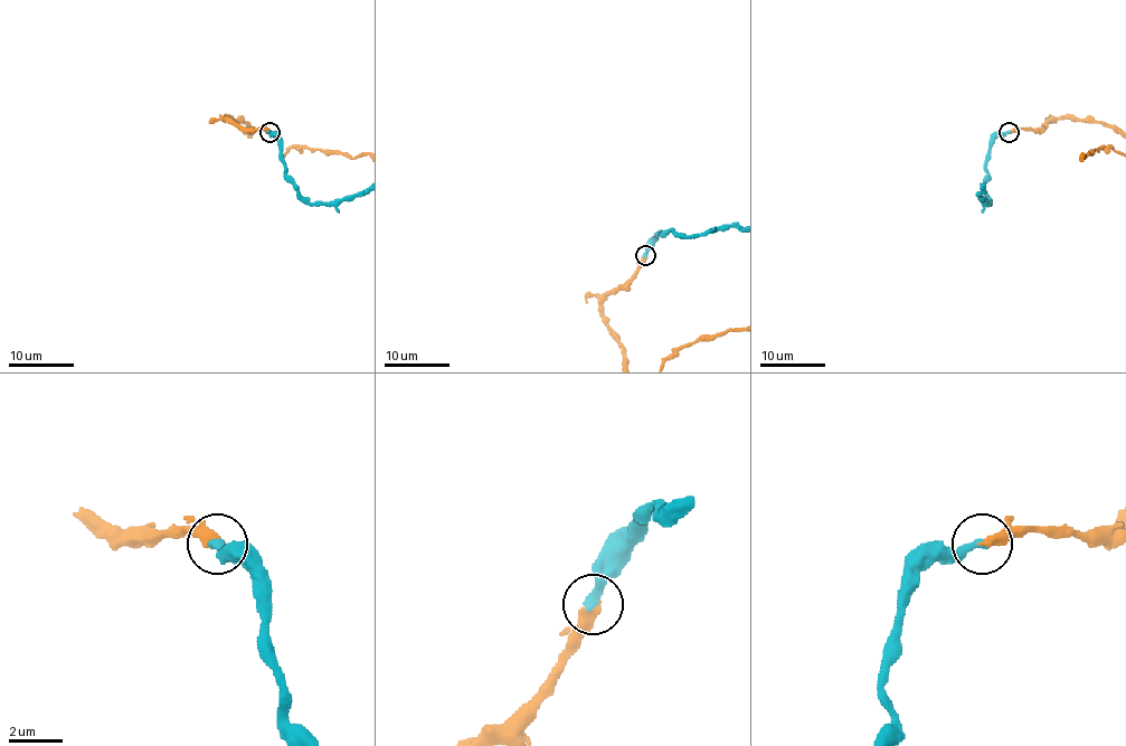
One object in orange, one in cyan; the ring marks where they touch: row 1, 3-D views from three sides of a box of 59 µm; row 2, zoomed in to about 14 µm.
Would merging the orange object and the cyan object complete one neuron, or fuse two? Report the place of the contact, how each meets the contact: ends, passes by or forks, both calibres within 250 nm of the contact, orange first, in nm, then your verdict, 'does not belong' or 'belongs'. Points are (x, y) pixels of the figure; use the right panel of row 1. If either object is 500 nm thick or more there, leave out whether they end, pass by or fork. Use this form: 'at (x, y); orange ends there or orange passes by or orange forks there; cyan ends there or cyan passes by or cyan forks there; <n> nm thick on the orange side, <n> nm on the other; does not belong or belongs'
at (1009, 132); orange ends there; cyan ends there; 440 nm thick on the orange side, 360 nm on the other; belongs

